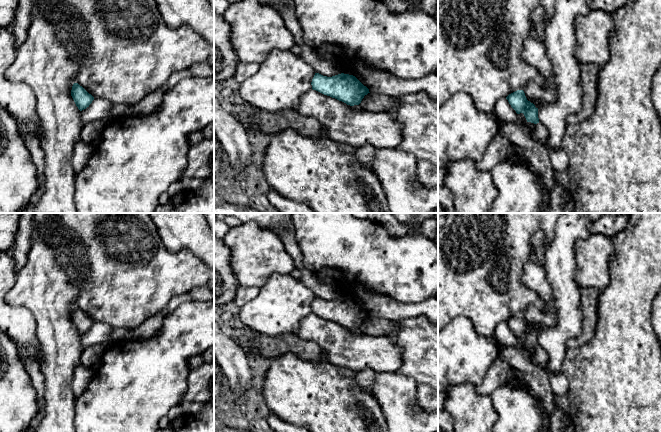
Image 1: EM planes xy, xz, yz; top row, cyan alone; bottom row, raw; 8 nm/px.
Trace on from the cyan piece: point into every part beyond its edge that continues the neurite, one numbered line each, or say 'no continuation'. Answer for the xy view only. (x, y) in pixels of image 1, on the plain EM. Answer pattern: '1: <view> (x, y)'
no continuation

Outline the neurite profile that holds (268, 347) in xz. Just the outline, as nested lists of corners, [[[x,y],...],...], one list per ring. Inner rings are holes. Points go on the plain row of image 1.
[[[255,332],[250,337],[241,337],[234,341],[245,354],[255,351],[263,358],[273,359],[291,353],[305,361],[319,363],[321,360],[319,346],[300,339],[297,333],[269,337]]]

